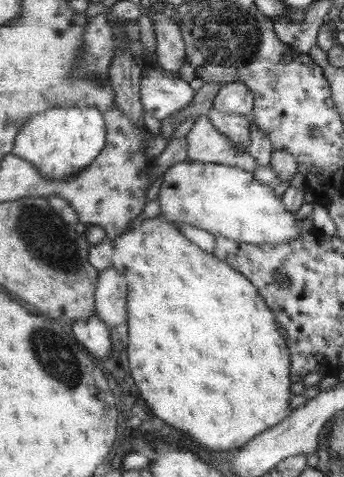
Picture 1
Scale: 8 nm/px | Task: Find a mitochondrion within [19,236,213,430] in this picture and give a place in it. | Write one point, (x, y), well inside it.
(53, 353)

